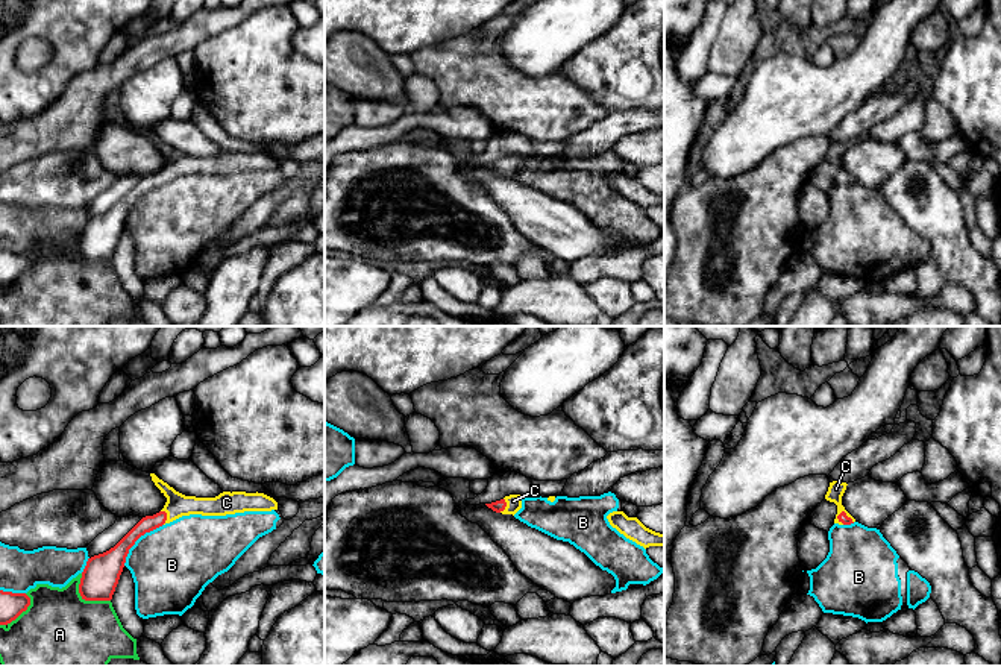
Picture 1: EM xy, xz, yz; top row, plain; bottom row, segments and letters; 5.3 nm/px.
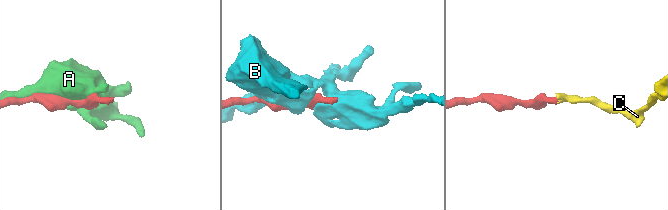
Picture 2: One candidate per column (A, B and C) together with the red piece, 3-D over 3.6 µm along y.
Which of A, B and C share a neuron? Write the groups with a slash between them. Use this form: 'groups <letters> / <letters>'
groups A / B / C

